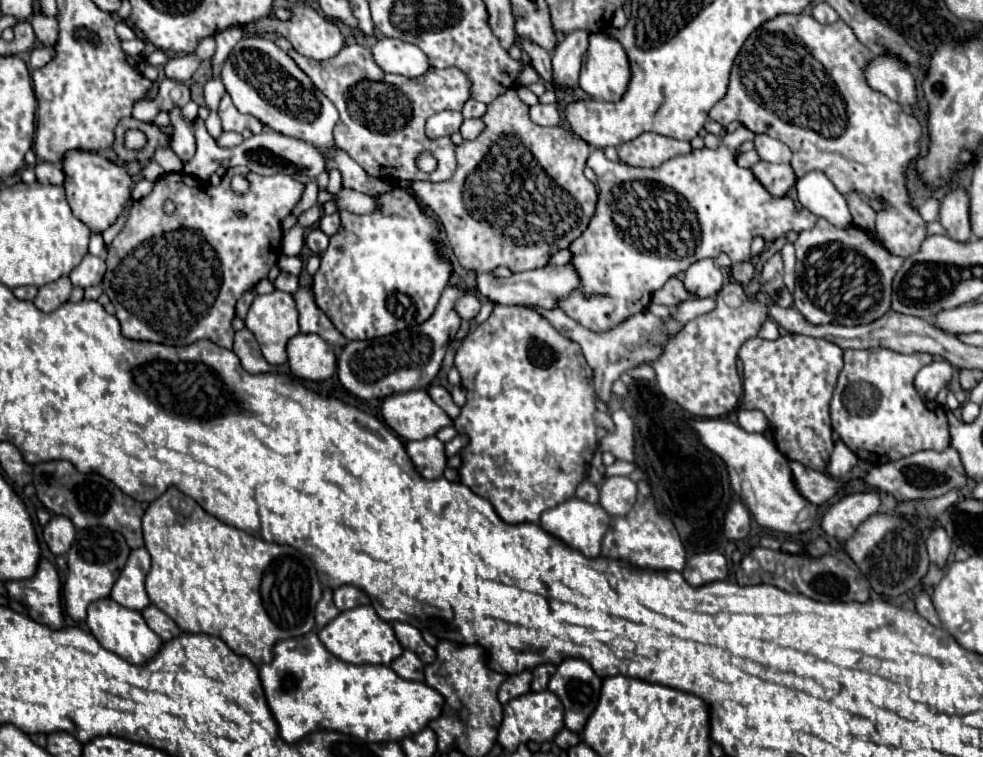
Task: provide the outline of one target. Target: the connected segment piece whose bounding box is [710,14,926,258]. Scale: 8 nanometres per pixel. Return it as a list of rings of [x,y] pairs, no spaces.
[[[778,14],[754,30],[740,48],[730,74],[728,94],[710,110],[710,118],[722,126],[740,120],[754,134],[768,134],[784,142],[792,150],[790,164],[798,178],[810,170],[822,170],[842,194],[858,190],[868,198],[880,198],[888,206],[876,216],[878,238],[892,254],[906,258],[918,252],[920,242],[926,238],[926,222],[908,204],[908,192],[904,186],[904,170],[920,152],[918,140],[922,128],[900,104],[866,84],[864,66],[870,58],[870,50],[858,42],[854,30],[842,20],[820,24],[810,14]]]

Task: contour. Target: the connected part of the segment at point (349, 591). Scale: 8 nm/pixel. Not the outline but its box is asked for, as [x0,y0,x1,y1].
[332,586,370,612]

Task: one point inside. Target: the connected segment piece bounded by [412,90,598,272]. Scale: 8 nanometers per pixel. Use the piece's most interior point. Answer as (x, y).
(525, 205)

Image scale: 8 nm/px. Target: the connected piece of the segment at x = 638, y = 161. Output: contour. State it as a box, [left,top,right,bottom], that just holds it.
[626,134,690,168]

